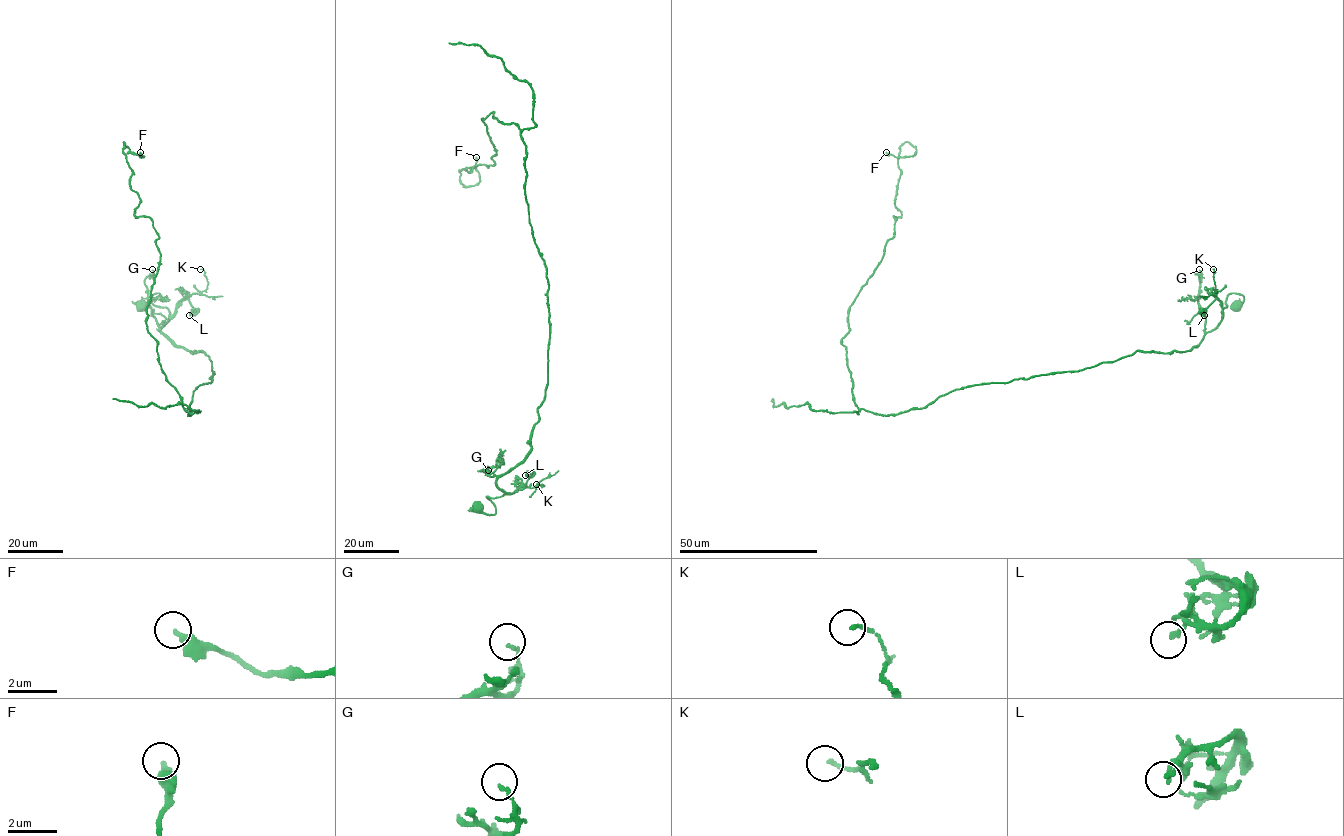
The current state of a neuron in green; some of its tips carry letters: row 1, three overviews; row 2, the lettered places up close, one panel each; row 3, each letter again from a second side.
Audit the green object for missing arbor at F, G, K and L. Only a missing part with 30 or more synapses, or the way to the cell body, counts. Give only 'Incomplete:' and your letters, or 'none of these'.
Incomplete: none of these

